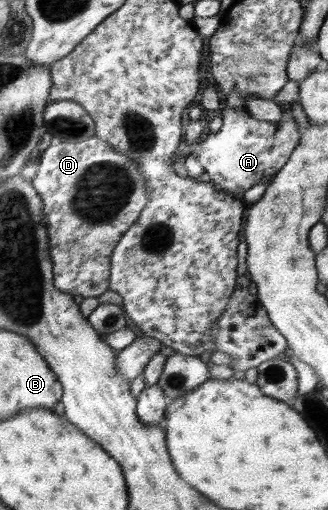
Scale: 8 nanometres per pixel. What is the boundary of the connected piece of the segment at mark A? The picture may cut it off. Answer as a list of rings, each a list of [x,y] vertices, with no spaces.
[[[224,106],[222,126],[216,133],[209,133],[195,145],[190,154],[198,160],[205,170],[205,179],[215,191],[231,194],[245,193],[259,182],[269,183],[275,173],[288,162],[300,139],[297,121],[291,110],[283,110],[277,122],[257,120],[244,109]]]

